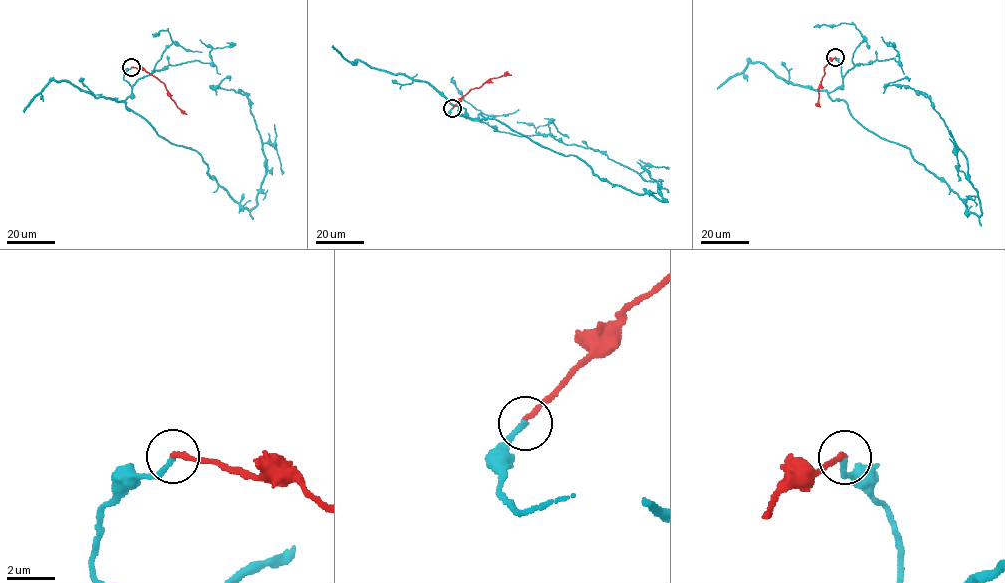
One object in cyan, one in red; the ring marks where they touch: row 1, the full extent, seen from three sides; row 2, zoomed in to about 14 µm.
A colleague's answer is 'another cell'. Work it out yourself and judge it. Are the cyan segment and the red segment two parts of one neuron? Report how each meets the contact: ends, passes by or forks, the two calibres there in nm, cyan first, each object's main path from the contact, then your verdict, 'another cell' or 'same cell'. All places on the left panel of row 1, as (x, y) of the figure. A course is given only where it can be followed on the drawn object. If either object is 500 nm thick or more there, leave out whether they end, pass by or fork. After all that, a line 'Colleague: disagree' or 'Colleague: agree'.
cyan ends; red ends; calibres 220 and 240 nm; course cyan (131, 67), (123, 77), (128, 110), (196, 150), (249, 209), (266, 156), (245, 94), (212, 86), (229, 81); course red (131, 67), (143, 69), (158, 78), (170, 98), (186, 114); same cell
Colleague: disagree

